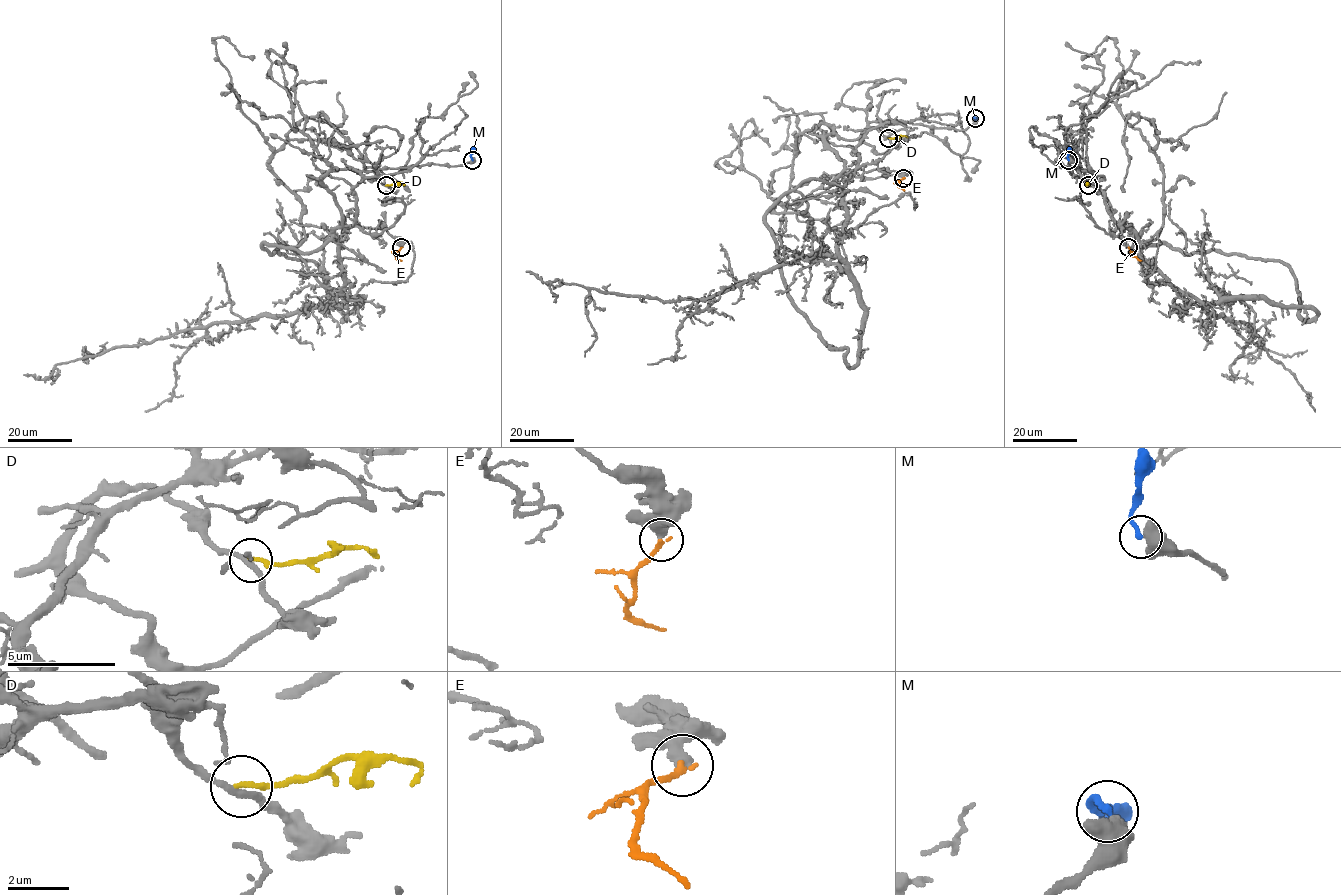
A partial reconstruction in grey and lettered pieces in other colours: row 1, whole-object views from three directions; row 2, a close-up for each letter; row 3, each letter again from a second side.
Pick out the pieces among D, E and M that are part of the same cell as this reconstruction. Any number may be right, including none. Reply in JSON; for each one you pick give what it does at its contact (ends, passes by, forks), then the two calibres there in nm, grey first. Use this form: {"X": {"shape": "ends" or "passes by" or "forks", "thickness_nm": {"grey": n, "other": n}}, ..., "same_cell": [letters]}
{"M": {"shape": "ends", "thickness_nm": {"grey": 700, "other": 220}}, "same_cell": ["M"]}

